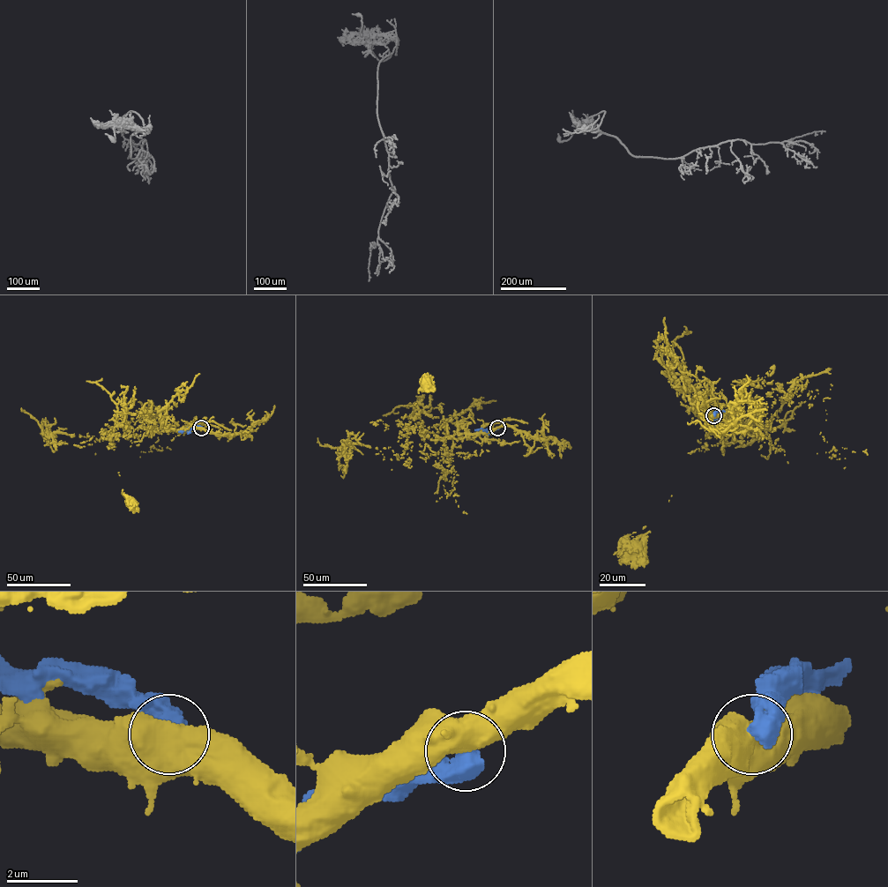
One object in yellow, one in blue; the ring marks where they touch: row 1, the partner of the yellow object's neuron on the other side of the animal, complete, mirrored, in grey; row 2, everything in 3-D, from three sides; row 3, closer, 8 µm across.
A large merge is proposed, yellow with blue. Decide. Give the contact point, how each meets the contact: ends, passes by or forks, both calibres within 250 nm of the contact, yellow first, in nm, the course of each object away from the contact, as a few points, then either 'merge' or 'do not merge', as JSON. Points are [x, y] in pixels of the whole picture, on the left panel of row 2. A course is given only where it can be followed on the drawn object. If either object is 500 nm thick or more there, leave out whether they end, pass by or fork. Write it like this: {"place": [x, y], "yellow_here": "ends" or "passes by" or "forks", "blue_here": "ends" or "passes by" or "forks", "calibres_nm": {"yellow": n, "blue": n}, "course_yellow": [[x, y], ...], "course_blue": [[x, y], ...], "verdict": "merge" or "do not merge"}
{"place": [201, 428], "calibres_nm": {"yellow": 750, "blue": 650}, "course_yellow": [[201, 428], [162, 427], [156, 432], [140, 426], [130, 436], [109, 436], [107, 446], [122, 493], [130, 503]], "course_blue": [[201, 428], [194, 426], [179, 431]], "verdict": "do not merge"}

